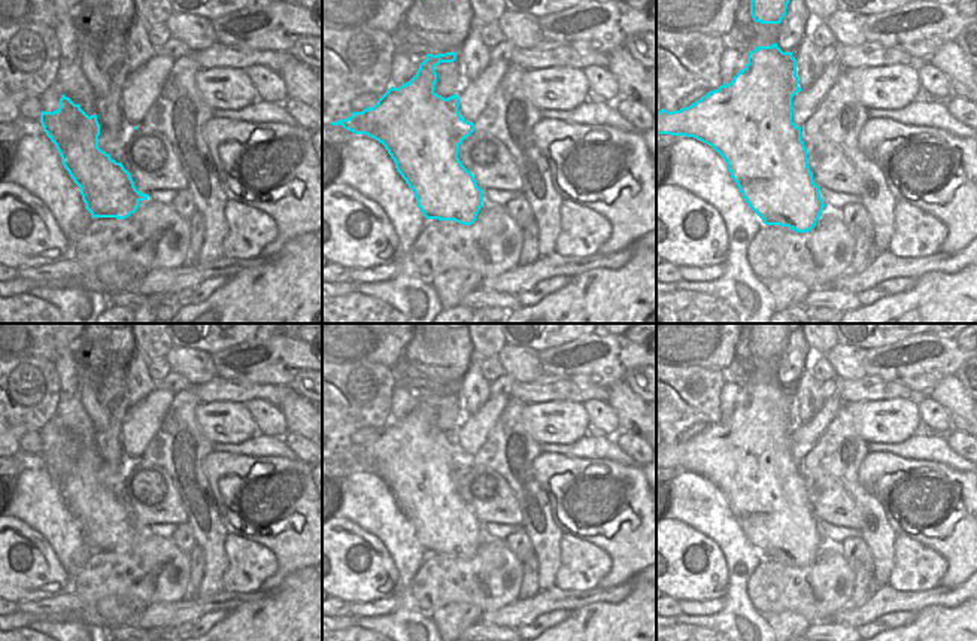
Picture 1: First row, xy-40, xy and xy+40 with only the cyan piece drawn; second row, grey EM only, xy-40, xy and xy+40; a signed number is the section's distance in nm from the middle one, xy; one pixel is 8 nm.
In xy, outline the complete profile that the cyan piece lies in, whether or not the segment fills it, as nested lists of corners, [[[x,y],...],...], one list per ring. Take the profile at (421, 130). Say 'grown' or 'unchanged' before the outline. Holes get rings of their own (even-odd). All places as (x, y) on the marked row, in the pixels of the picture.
unchanged; [[[456,52],[427,54],[419,64],[416,75],[398,88],[391,86],[373,107],[362,112],[352,112],[349,118],[330,122],[342,125],[354,134],[365,134],[385,146],[395,162],[397,171],[413,191],[416,204],[427,219],[455,221],[461,225],[471,225],[482,207],[483,191],[477,186],[473,174],[461,164],[458,148],[461,142],[473,133],[473,122],[465,121],[458,112],[458,95],[447,98],[434,92],[437,73],[434,70],[440,63],[453,63]]]

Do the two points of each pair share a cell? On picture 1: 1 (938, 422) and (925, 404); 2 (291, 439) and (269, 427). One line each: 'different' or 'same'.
1: same
2: different

